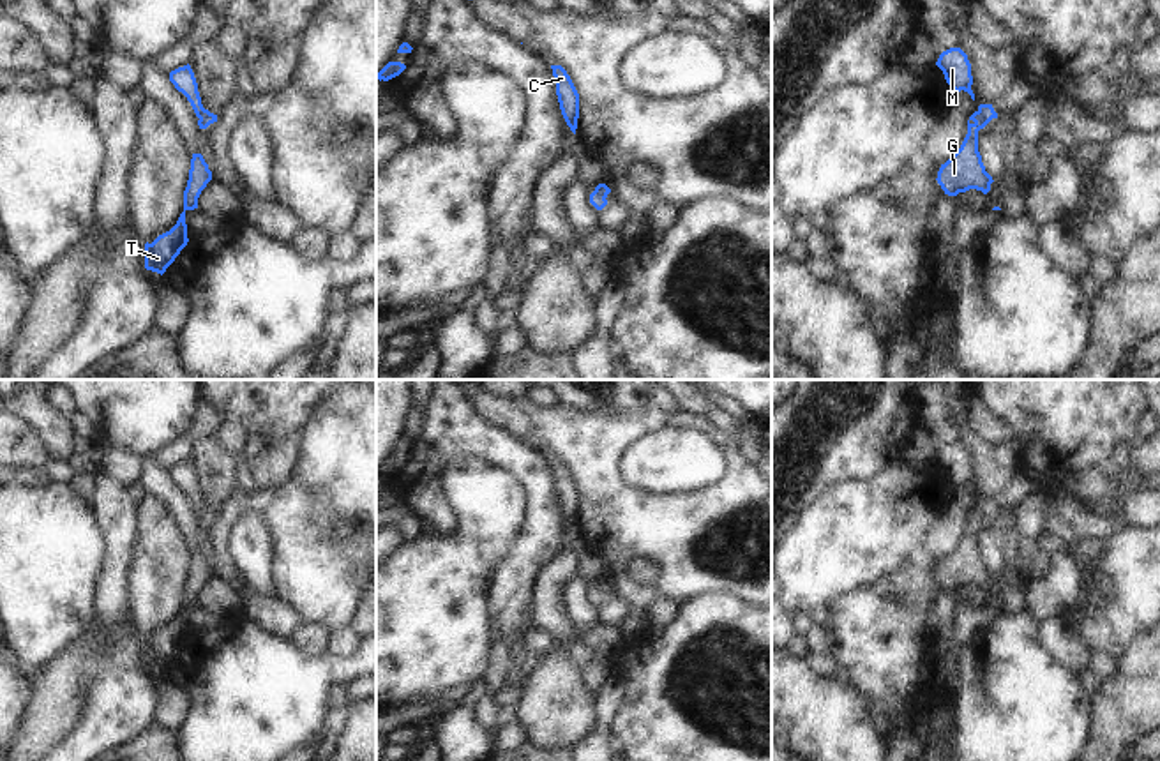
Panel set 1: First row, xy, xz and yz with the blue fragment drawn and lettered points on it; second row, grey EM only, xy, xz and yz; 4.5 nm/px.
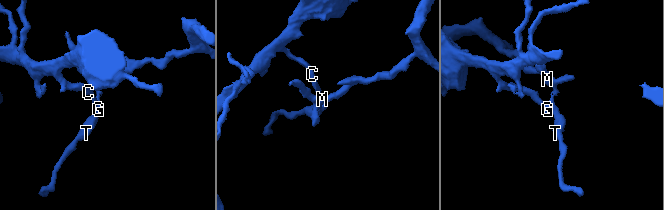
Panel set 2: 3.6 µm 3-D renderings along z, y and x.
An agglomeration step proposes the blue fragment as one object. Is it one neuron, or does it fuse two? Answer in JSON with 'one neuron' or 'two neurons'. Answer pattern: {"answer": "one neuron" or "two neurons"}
{"answer": "two neurons"}

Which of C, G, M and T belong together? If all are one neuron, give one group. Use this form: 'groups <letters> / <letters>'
groups C G T / M

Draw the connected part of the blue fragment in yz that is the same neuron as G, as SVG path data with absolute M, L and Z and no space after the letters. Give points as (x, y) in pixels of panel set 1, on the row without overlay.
M975 507L968 516L968 530L960 544L938 567L938 579L948 591L957 591L969 584L991 586L992 572L985 567L978 547L978 526L985 523L980 507Z

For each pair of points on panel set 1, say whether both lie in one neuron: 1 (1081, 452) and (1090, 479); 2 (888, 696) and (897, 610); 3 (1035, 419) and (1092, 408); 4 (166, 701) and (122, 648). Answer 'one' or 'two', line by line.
1: two
2: one
3: one
4: two

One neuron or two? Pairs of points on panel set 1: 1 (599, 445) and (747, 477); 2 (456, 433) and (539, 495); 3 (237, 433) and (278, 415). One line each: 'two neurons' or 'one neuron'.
1: one neuron
2: one neuron
3: two neurons

